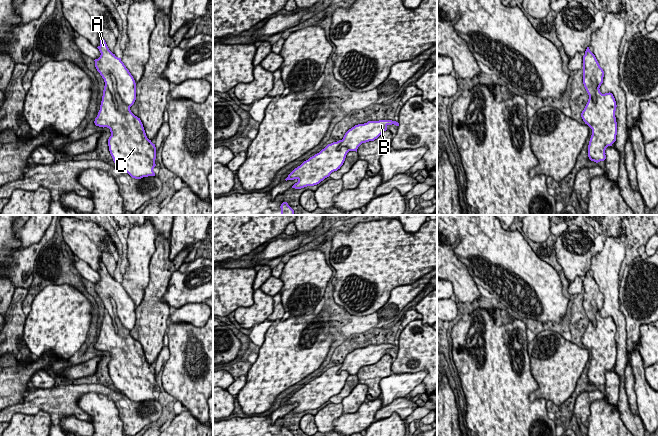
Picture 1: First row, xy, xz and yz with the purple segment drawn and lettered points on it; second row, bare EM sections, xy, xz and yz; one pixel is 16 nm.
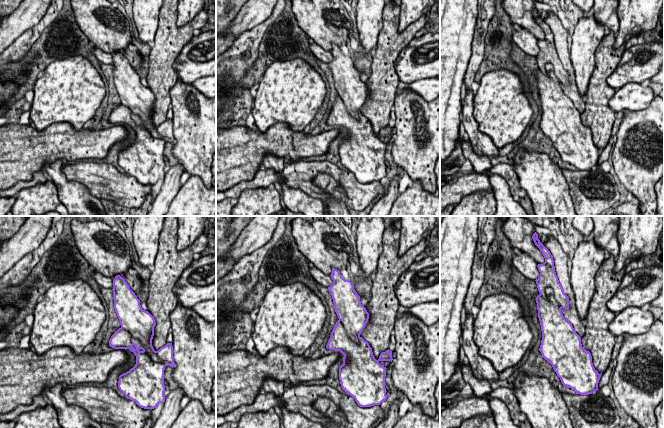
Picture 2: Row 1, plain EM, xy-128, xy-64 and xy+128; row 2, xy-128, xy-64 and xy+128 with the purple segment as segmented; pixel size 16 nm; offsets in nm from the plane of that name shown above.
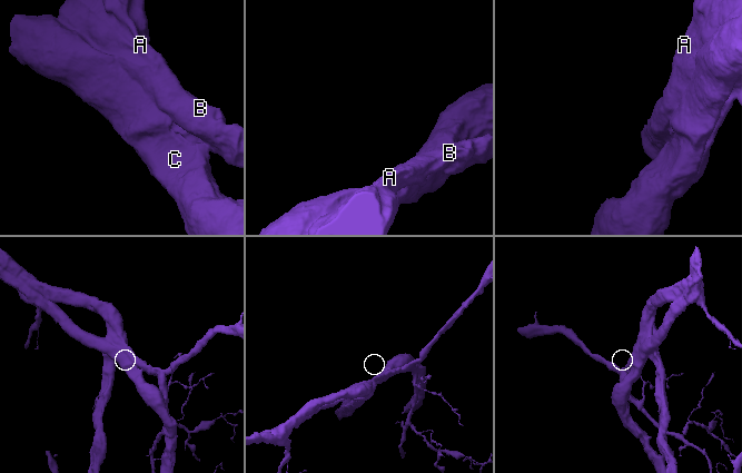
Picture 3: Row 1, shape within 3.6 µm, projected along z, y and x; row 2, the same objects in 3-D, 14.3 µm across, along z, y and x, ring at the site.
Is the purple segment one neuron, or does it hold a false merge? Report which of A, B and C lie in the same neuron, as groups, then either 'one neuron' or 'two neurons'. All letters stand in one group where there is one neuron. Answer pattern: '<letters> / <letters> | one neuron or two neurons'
A B / C | two neurons

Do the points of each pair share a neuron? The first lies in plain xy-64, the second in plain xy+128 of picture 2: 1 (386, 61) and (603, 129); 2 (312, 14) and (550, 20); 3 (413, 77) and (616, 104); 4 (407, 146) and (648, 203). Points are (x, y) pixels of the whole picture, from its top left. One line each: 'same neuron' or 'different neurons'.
1: same neuron
2: different neurons
3: same neuron
4: same neuron

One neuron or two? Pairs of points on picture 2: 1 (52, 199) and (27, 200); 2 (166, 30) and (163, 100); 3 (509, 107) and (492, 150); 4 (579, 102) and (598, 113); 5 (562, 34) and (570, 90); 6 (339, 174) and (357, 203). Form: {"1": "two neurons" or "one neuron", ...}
{"1": "one neuron", "2": "one neuron", "3": "two neurons", "4": "two neurons", "5": "one neuron", "6": "one neuron"}

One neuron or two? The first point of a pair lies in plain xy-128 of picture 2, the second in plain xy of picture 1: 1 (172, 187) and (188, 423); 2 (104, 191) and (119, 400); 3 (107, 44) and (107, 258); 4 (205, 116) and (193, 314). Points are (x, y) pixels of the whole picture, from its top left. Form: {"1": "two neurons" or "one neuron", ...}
{"1": "one neuron", "2": "one neuron", "3": "two neurons", "4": "two neurons"}

